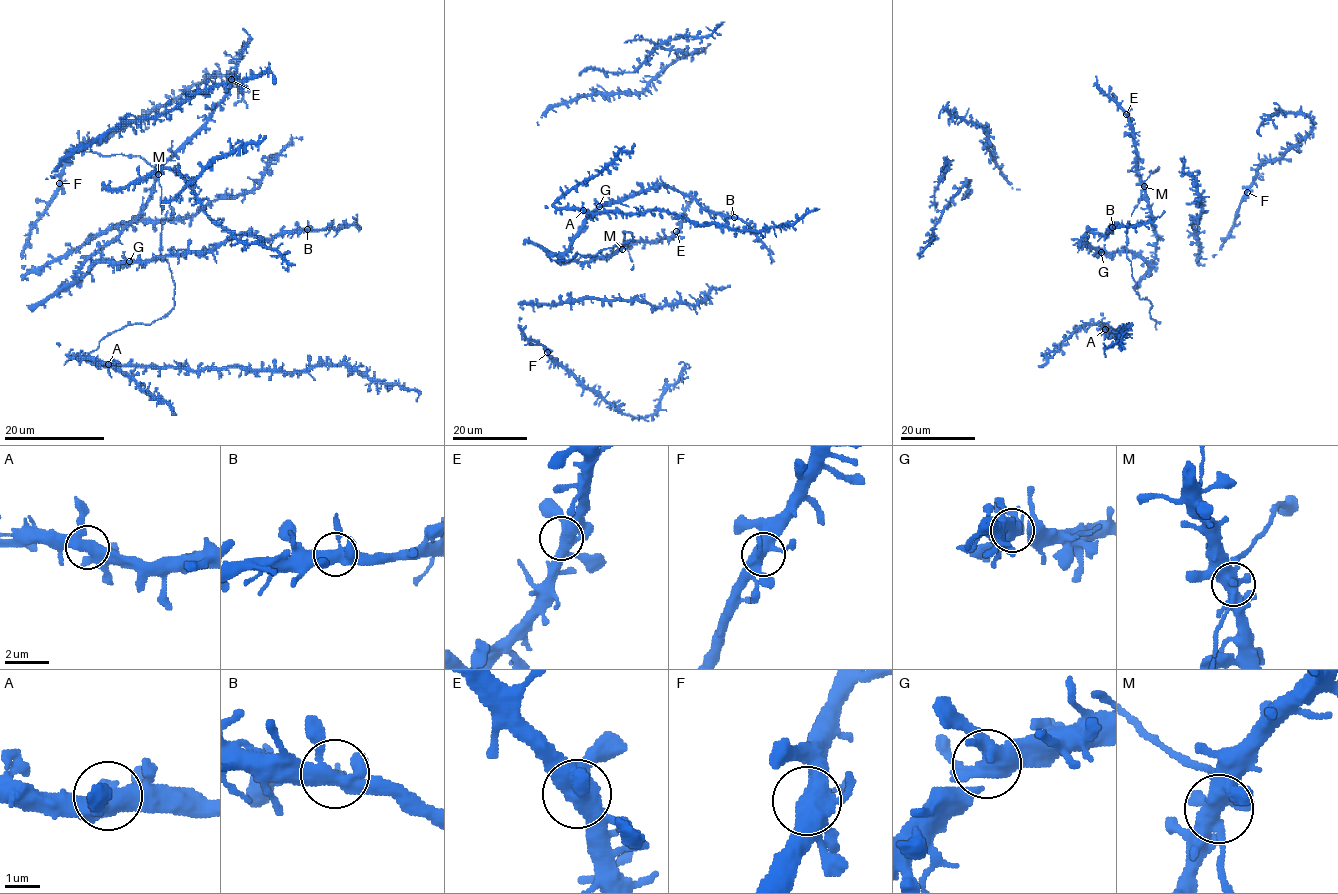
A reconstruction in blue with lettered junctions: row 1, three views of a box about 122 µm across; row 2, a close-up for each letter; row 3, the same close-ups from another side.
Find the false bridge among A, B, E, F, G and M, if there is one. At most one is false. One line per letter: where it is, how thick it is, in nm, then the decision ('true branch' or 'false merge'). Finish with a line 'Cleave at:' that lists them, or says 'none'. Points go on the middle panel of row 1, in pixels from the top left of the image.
A: place (583, 210); calibre 480 nm; true branch
B: place (734, 217); calibre 480 nm; true branch
E: place (676, 231); calibre 480 nm; true branch
F: place (547, 352); calibre 440 nm; true branch
G: place (599, 206); calibre 440 nm; true branch
M: place (622, 249); calibre 480 nm; true branch
Cleave at: none

